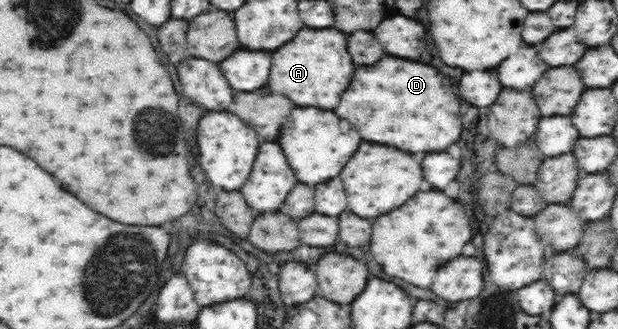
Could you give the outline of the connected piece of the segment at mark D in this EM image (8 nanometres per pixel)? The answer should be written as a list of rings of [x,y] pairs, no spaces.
[[[384,57],[374,65],[358,67],[350,87],[342,93],[342,101],[336,109],[342,119],[348,119],[352,127],[362,135],[364,141],[394,145],[408,153],[432,153],[444,151],[448,145],[456,143],[462,135],[462,121],[460,121],[460,103],[458,97],[452,93],[448,77],[440,75],[436,67]]]

